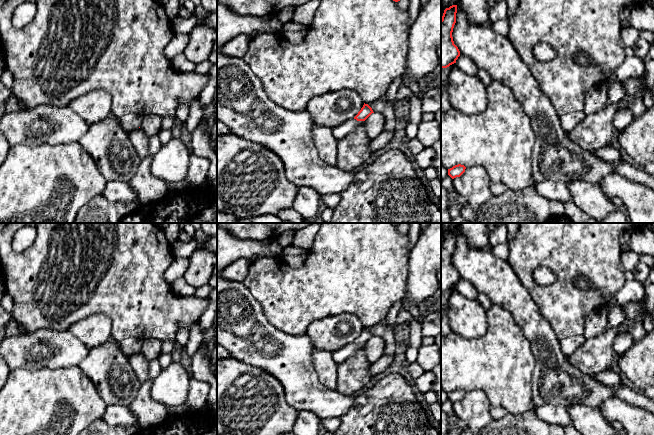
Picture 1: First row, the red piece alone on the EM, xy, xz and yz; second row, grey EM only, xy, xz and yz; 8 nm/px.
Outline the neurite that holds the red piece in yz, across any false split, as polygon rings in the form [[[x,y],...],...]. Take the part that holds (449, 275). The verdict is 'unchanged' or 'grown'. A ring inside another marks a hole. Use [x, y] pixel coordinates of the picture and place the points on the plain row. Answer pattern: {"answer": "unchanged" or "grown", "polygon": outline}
{"answer": "unchanged", "polygon": [[[452,229],[444,234],[441,243],[441,292],[447,292],[456,287],[460,280],[460,275],[454,268],[452,261],[456,237],[457,229]]]}

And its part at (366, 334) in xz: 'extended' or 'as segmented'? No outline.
extended

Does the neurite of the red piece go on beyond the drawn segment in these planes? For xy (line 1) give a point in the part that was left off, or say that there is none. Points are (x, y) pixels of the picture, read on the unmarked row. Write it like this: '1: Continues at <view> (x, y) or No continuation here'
1: No continuation here

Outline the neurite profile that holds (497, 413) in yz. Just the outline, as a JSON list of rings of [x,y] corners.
[[[495,406],[491,407],[490,413],[491,413],[493,420],[501,419],[504,416],[509,414],[505,408],[495,407]]]

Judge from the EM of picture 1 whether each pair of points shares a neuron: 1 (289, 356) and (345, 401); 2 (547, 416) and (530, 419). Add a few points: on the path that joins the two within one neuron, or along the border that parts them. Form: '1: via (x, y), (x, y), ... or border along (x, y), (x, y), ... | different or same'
1: via (296, 372), (325, 401), (329, 401) | same
2: border along (534, 410), (534, 413), (540, 419), (554, 424) | different

